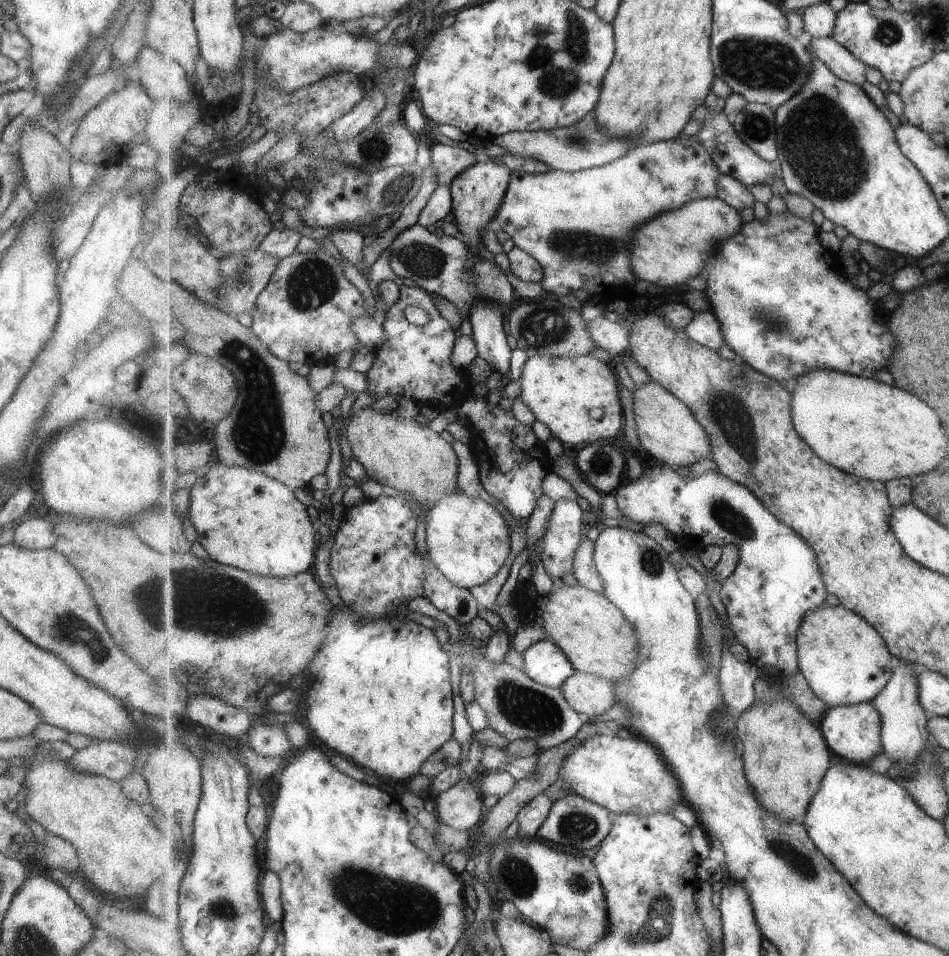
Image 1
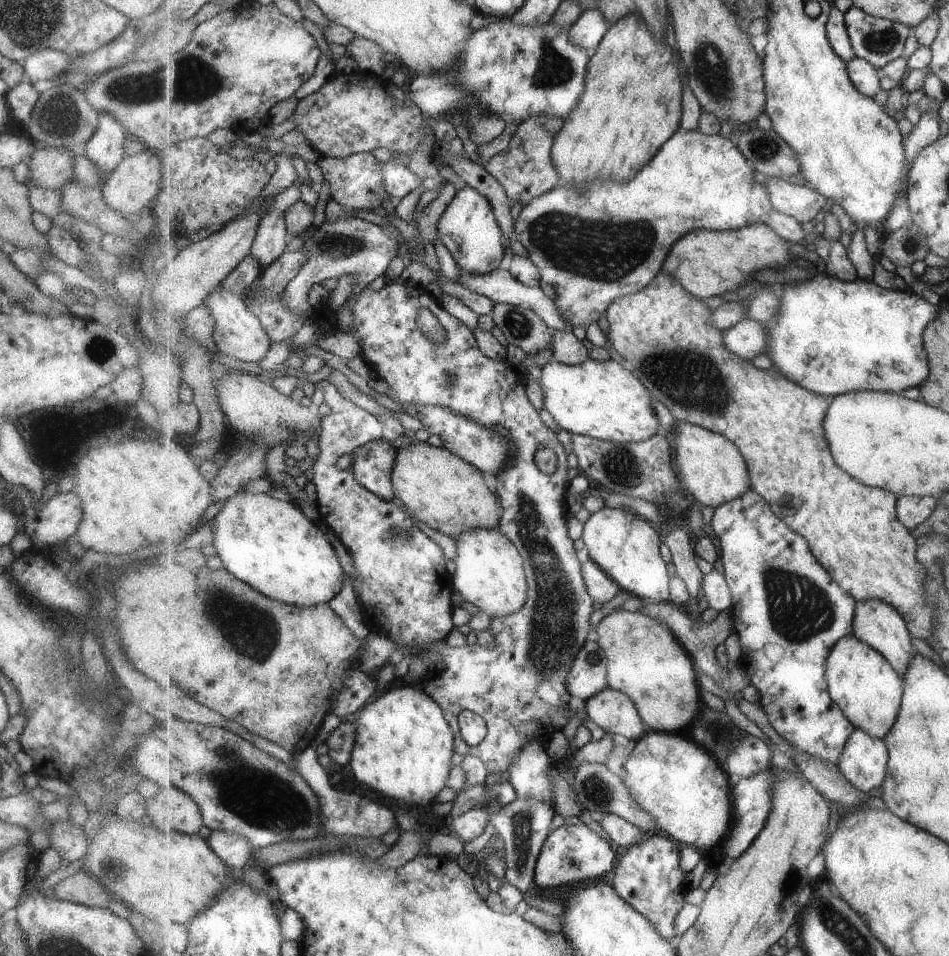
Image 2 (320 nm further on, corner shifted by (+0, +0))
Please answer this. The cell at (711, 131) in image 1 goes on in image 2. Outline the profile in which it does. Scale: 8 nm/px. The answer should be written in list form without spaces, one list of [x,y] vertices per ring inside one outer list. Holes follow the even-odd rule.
[[[771,177],[771,180],[765,186],[769,189],[775,210],[796,218],[806,227],[815,224],[831,203],[829,198],[817,189],[791,184],[791,182],[787,182],[787,179],[781,177]]]

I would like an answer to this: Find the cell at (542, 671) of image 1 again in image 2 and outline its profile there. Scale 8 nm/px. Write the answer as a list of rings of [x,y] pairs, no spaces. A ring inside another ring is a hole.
[[[588,640],[569,673],[568,689],[586,702],[607,688],[608,656],[597,641]]]

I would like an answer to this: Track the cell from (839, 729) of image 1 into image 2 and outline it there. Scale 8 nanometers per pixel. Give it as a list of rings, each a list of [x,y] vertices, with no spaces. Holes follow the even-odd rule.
[[[855,729],[845,745],[838,767],[855,788],[870,793],[884,786],[889,759],[890,752],[884,739]]]

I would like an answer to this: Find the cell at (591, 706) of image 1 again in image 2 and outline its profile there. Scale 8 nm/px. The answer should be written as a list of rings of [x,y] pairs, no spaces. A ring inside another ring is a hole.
[[[607,688],[586,701],[588,717],[605,732],[638,742],[649,732],[636,704],[624,692]]]

